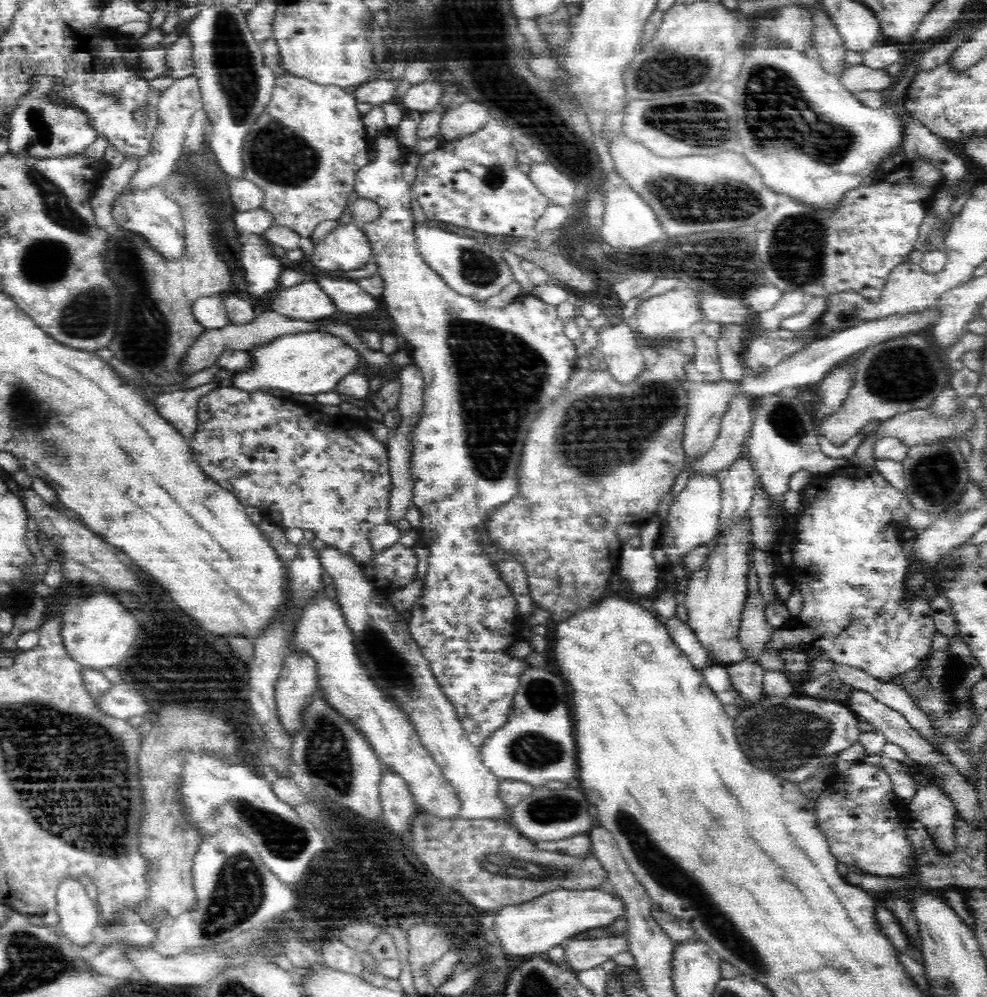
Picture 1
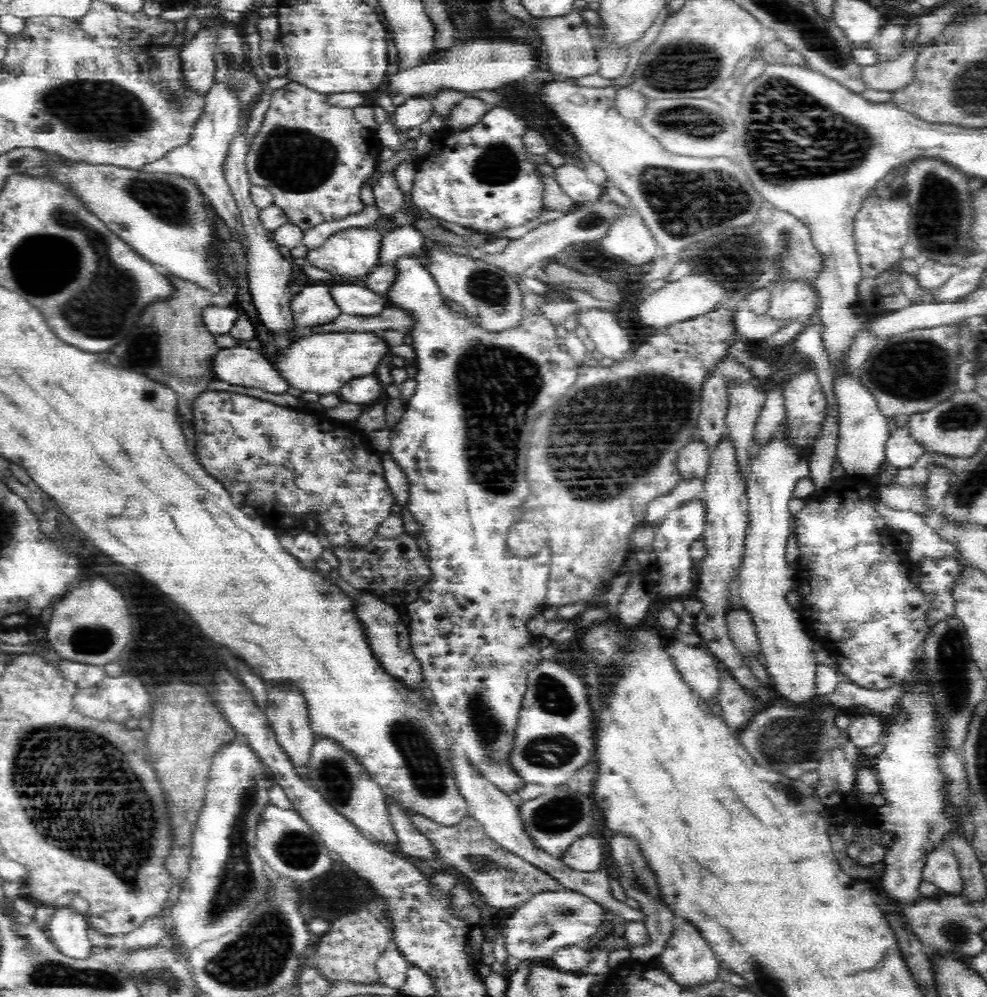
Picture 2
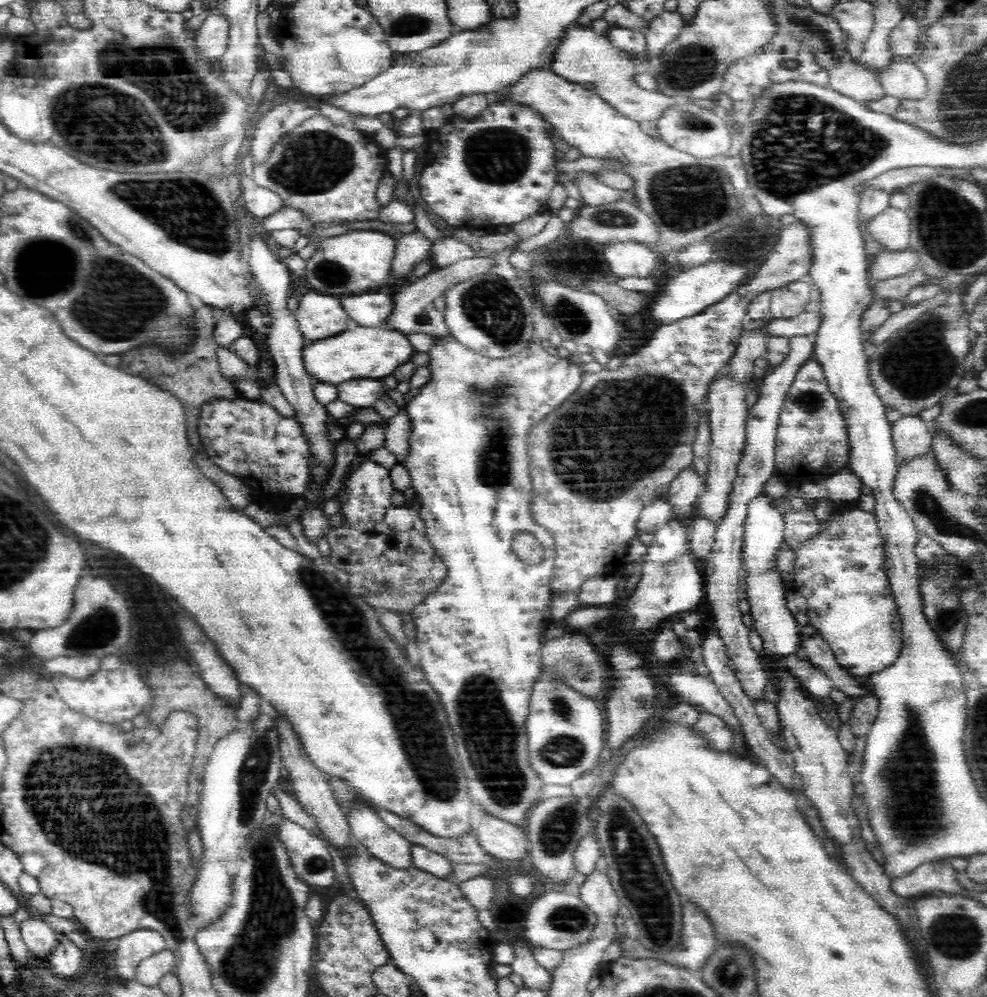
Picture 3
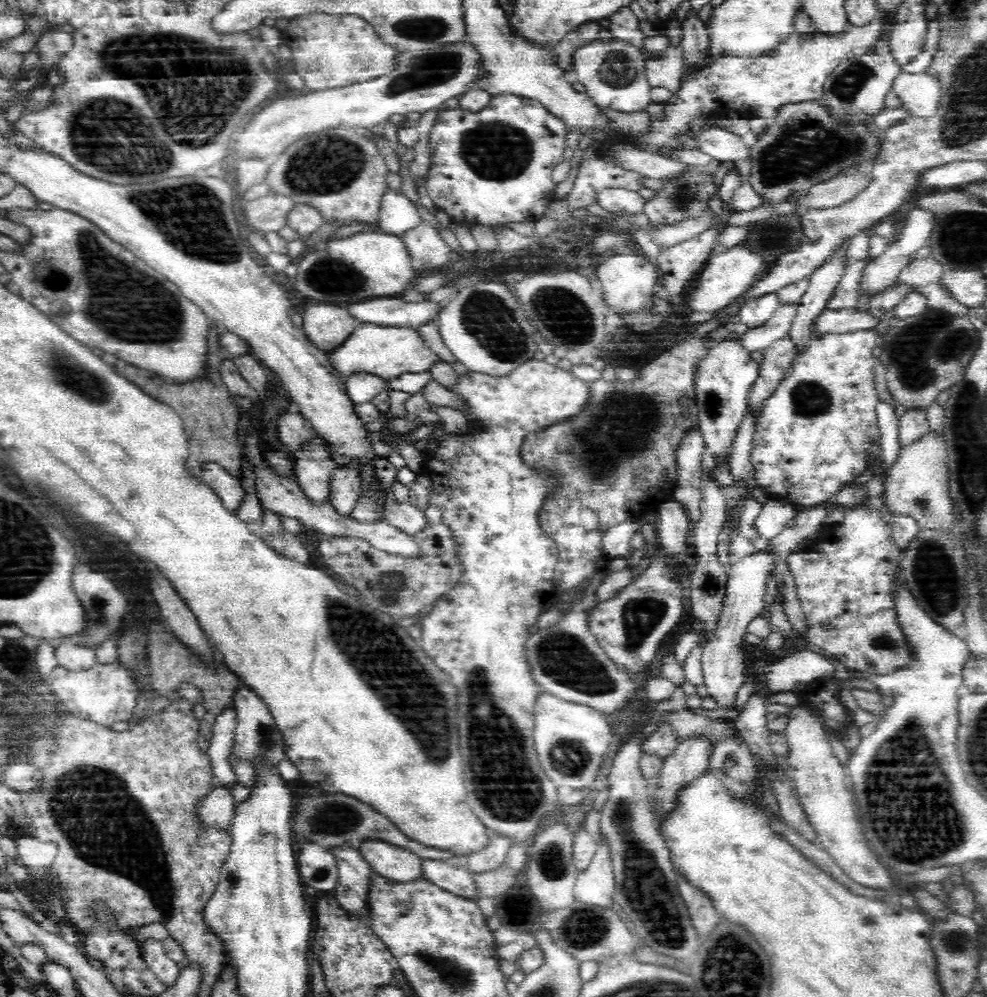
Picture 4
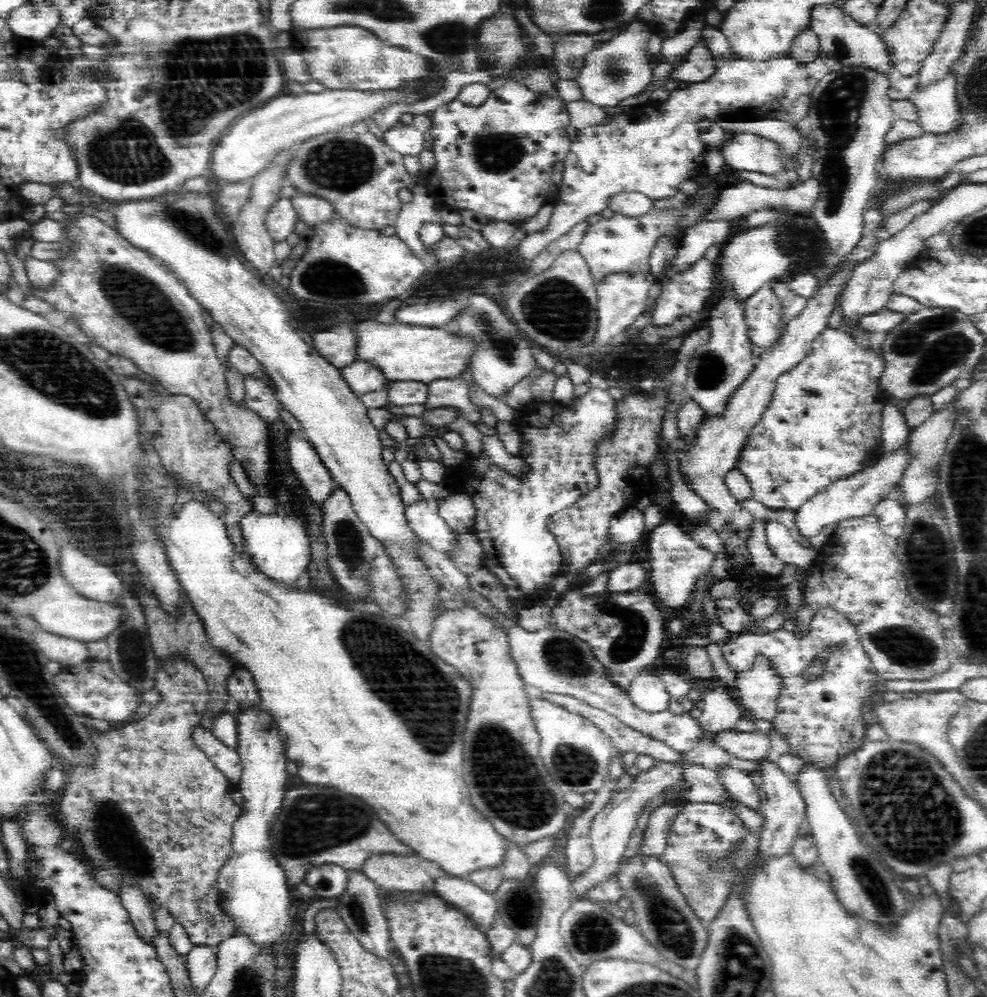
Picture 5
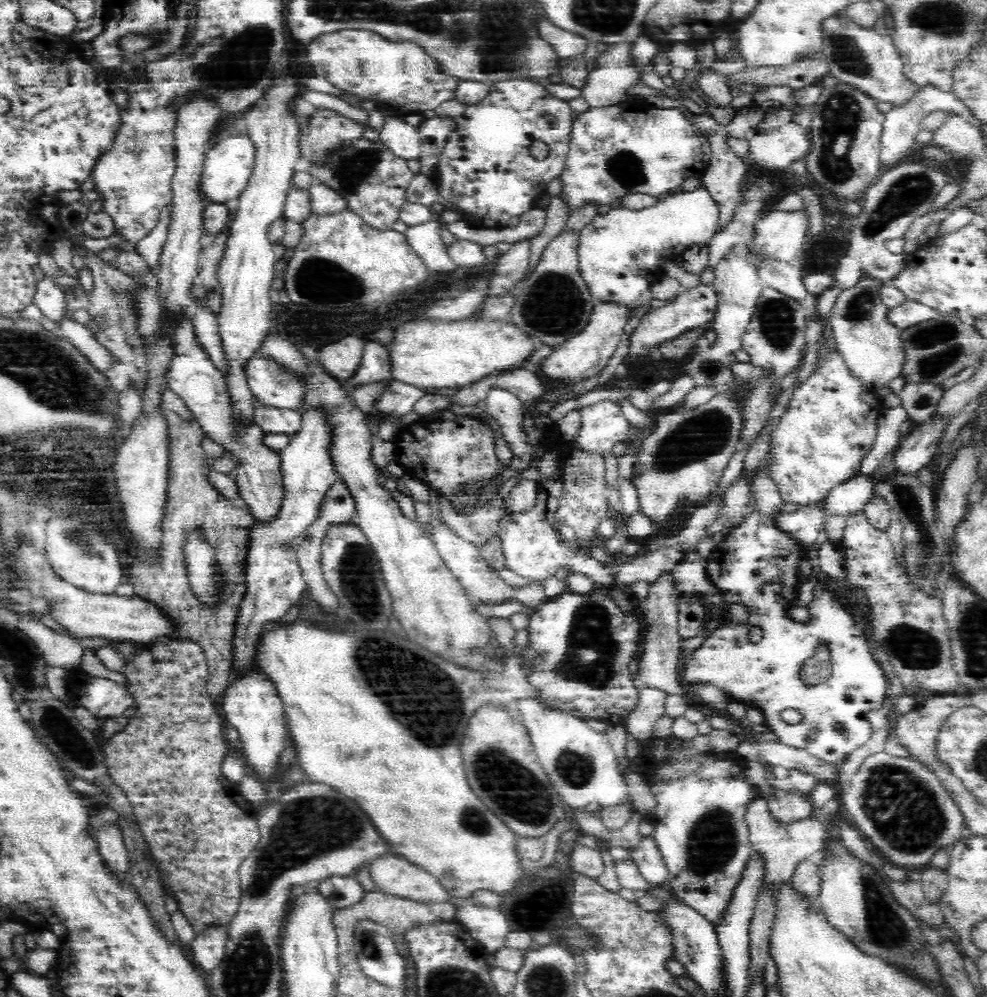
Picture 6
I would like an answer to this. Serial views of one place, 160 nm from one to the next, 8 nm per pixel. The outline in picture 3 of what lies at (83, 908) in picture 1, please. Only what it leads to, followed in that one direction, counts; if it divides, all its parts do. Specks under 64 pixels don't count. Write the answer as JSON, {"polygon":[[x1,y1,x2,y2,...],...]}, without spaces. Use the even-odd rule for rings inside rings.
{"polygon":[[63,936,62,942,44,960,44,965,56,977,73,979,81,969,82,961,82,950]]}

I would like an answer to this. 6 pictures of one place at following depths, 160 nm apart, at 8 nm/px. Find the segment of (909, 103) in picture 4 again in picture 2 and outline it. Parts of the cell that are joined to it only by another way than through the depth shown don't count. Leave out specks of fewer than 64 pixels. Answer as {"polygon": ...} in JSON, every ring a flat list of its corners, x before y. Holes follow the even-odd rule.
{"polygon":[[916,37,916,44,908,50,904,49,895,60,863,66,861,77,867,89,896,92,912,84,915,79,915,60,919,52]]}

